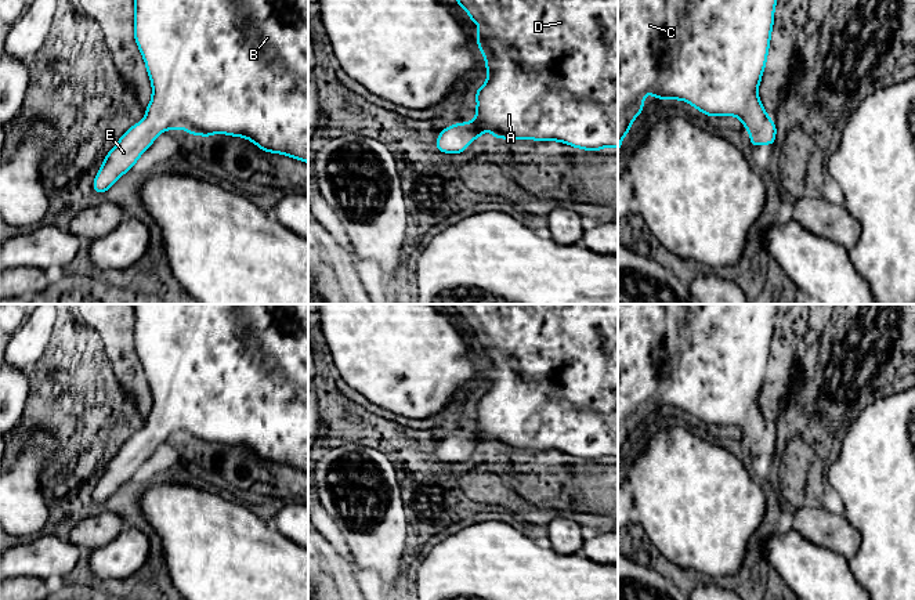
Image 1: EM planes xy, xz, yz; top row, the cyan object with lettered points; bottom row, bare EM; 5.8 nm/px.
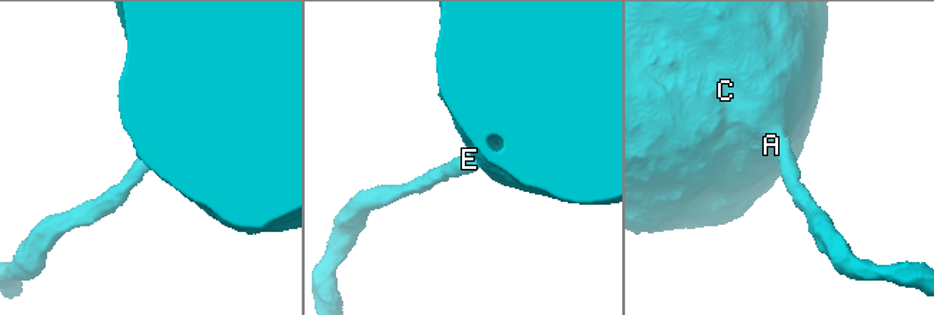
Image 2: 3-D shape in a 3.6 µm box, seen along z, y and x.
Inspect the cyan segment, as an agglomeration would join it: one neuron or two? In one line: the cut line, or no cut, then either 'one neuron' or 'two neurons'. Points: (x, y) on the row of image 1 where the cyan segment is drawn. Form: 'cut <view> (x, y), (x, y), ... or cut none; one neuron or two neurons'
cut none; one neuron

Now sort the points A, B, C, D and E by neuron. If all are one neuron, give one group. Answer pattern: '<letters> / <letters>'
A B C D E

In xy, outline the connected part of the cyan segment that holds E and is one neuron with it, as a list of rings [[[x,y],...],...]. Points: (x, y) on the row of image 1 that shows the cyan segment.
[[[134,0],[134,40],[152,86],[145,118],[106,153],[93,189],[105,194],[166,130],[243,137],[261,151],[308,163],[308,0]]]

